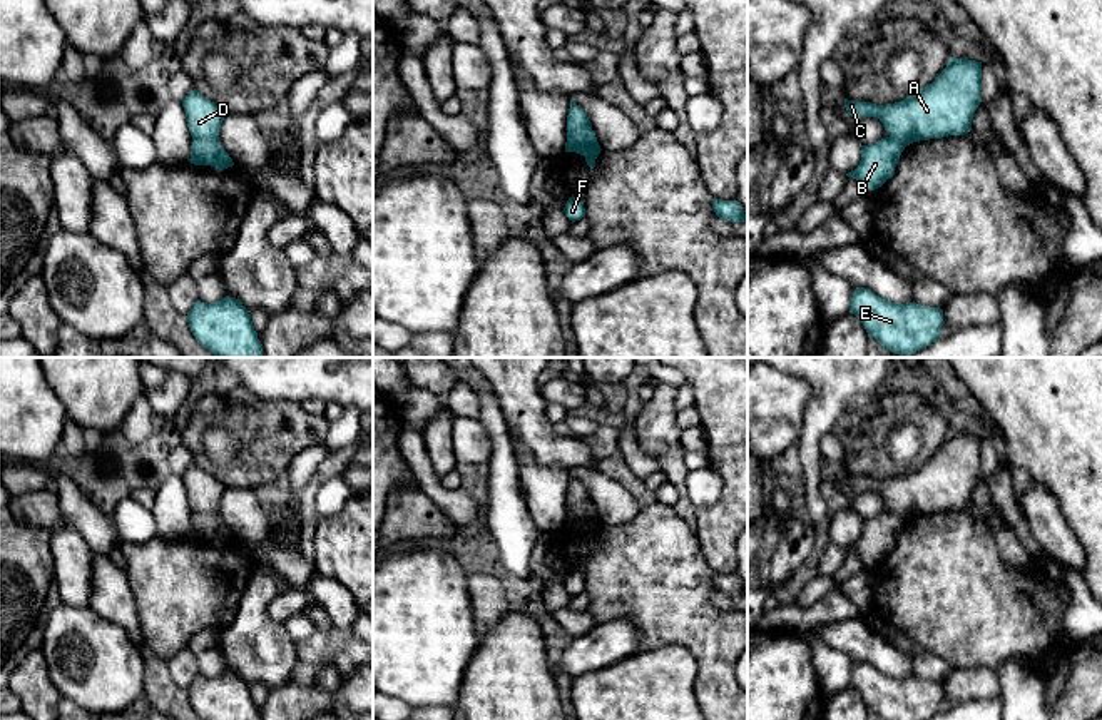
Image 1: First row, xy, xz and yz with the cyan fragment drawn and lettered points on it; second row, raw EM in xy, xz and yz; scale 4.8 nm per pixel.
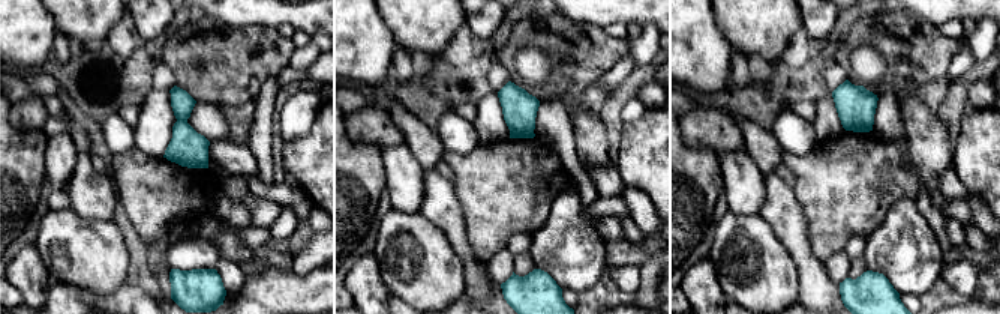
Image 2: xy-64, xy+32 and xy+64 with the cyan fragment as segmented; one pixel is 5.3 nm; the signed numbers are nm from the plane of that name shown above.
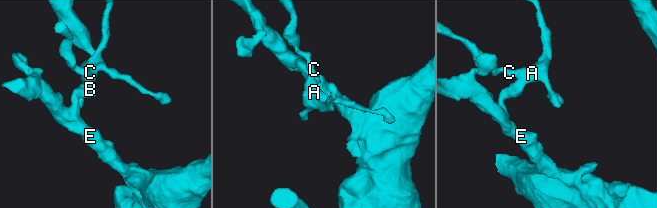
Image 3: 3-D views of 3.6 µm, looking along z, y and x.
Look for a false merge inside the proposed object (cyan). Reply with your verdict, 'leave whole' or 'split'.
split

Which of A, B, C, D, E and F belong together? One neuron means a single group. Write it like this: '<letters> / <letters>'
A C D F / B E

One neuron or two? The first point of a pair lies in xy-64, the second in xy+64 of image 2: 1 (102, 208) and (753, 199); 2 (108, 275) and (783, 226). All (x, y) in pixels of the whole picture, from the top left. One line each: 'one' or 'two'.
1: two
2: two

